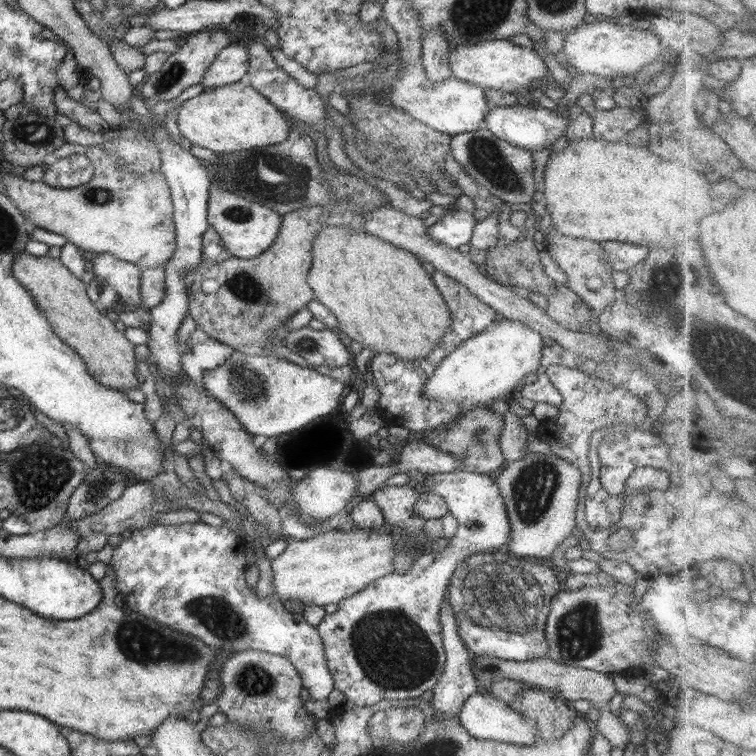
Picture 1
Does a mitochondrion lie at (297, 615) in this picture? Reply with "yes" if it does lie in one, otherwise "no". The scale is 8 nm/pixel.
no

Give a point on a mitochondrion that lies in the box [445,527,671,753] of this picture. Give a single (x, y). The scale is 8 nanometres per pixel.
(499, 596)

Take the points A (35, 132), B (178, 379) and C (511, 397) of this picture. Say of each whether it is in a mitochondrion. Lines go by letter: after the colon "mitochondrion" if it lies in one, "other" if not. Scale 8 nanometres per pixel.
A: mitochondrion
B: other
C: other

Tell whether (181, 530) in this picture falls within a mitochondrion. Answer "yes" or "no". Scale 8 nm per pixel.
no

